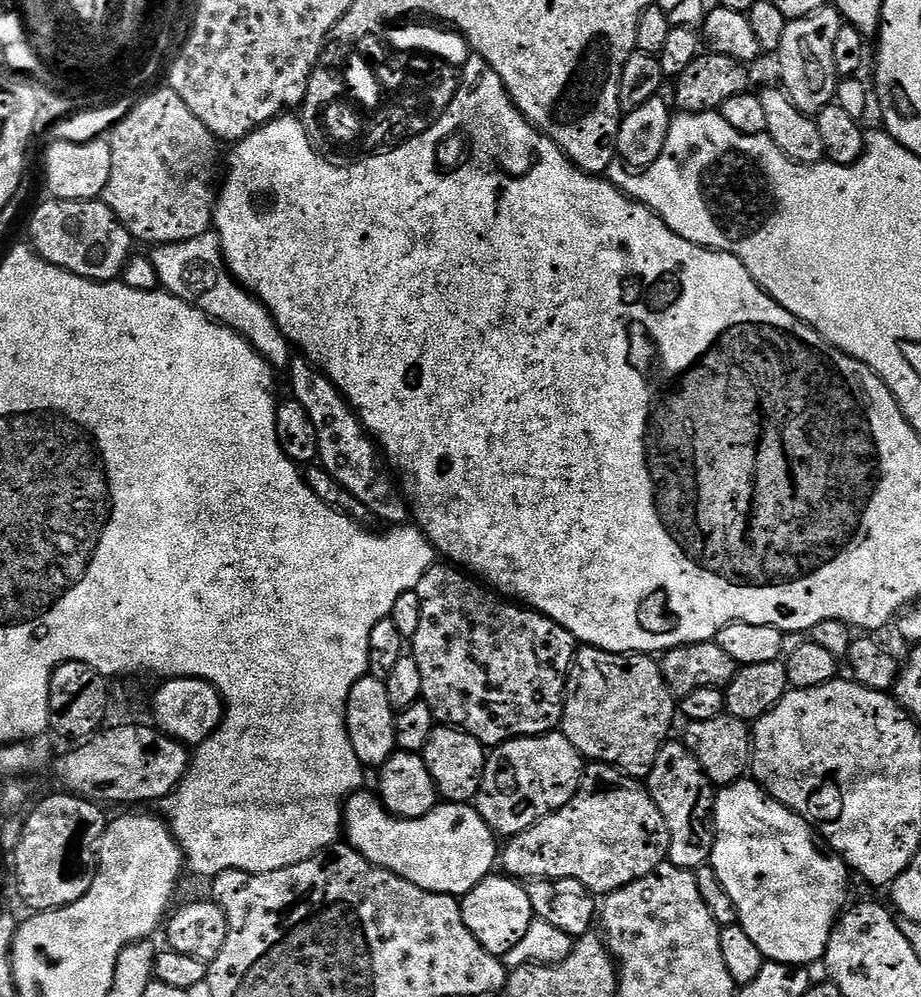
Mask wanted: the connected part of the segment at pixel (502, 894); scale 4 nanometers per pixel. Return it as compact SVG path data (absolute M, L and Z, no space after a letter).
M493 874L478 882L478 886L474 886L474 890L470 890L460 900L460 909L466 930L478 938L480 945L491 956L501 958L514 950L518 942L522 942L522 937L526 930L530 930L534 919L527 887L521 881L504 874Z

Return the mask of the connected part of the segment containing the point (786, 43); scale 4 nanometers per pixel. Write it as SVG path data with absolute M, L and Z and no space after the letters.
M835 7L819 8L814 14L797 20L789 20L786 34L778 49L780 56L780 80L785 92L798 106L798 110L809 114L818 114L827 105L836 100L838 77L834 66L834 38L842 17Z

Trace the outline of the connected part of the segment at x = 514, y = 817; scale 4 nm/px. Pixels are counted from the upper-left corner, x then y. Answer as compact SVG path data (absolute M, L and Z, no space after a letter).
M559 731L550 732L547 736L523 736L521 740L508 740L499 748L493 748L487 753L484 761L484 777L474 807L493 832L504 838L514 837L550 813L557 812L576 797L580 782L584 779L585 767L586 761L579 750Z

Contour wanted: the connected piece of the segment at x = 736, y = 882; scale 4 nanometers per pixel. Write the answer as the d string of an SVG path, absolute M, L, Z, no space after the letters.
M752 778L723 785L717 791L714 827L716 841L710 866L718 874L718 882L726 886L726 894L734 898L738 922L758 945L758 950L762 950L765 961L797 966L823 961L836 921L849 903L850 869L844 859L824 843L807 820L778 802Z

